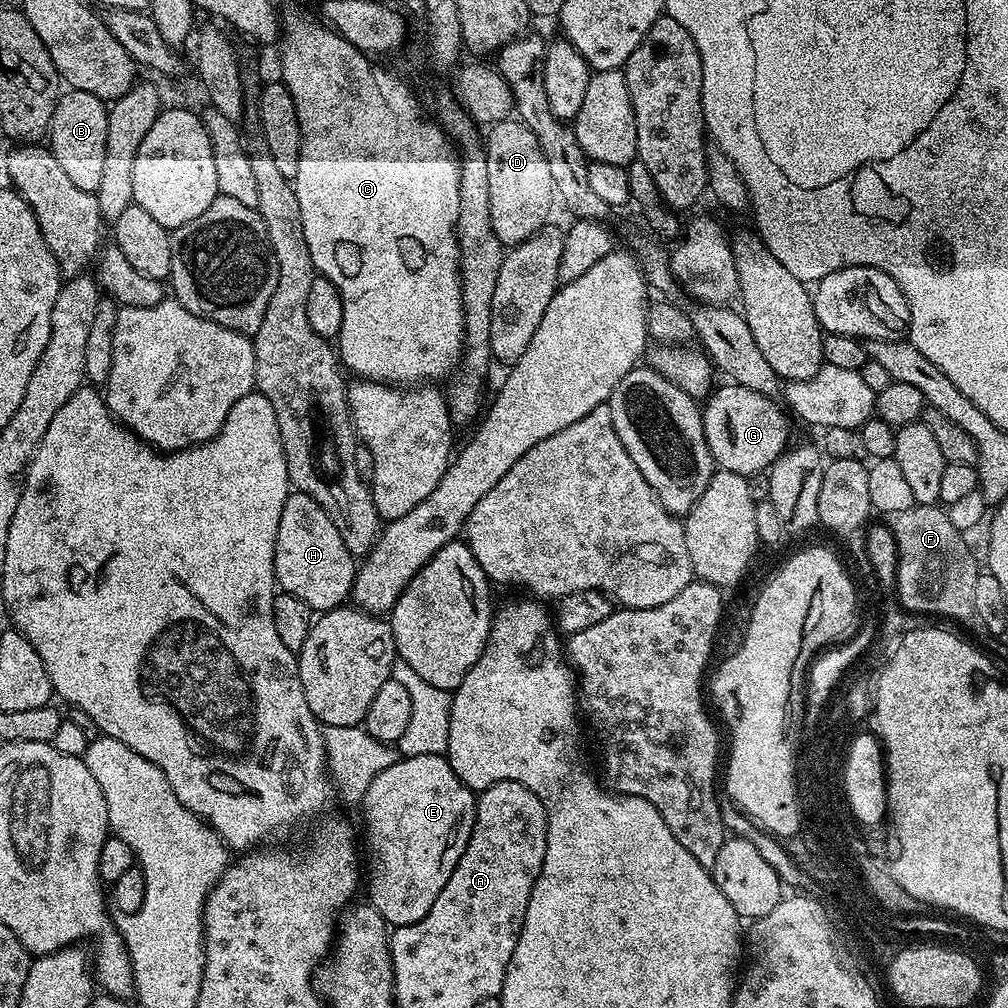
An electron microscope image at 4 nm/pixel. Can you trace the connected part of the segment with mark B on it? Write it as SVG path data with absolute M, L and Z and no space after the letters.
M68 90L56 101L52 126L46 137L58 166L81 190L96 192L102 178L102 161L106 158L106 122L109 105L94 94Z

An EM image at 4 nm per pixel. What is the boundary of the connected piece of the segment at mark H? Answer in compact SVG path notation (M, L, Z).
M289 491L286 506L282 506L274 550L279 591L302 598L313 613L329 612L341 607L351 597L357 567L357 561L350 550L346 550L346 542L342 542L342 534L338 534L326 510L322 510L322 506L308 492Z

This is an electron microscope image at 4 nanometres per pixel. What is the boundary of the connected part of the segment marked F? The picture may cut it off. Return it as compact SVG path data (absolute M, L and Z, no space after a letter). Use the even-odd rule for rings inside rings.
M939 503L934 504L918 504L910 506L910 510L898 510L894 514L886 517L886 523L890 534L894 534L894 542L898 542L898 566L896 567L895 574L895 589L894 596L897 596L898 604L909 614L916 614L916 612L929 612L932 616L949 616L952 620L957 620L960 624L965 624L966 627L972 628L978 624L978 617L974 610L974 582L978 582L980 573L982 571L981 565L976 565L976 560L970 553L964 549L962 541L962 534L954 526L954 522L950 522L947 511Z

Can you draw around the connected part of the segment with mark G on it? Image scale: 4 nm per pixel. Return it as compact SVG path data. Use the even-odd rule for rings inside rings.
M724 382L707 397L702 408L704 437L713 461L723 471L739 476L753 476L756 472L767 472L772 463L789 447L788 418L777 401L770 396L758 394L741 384Z

